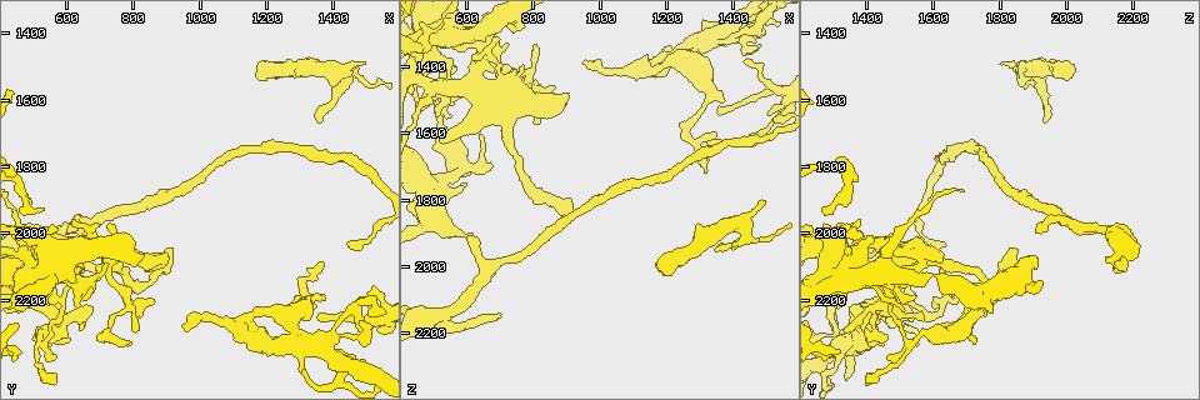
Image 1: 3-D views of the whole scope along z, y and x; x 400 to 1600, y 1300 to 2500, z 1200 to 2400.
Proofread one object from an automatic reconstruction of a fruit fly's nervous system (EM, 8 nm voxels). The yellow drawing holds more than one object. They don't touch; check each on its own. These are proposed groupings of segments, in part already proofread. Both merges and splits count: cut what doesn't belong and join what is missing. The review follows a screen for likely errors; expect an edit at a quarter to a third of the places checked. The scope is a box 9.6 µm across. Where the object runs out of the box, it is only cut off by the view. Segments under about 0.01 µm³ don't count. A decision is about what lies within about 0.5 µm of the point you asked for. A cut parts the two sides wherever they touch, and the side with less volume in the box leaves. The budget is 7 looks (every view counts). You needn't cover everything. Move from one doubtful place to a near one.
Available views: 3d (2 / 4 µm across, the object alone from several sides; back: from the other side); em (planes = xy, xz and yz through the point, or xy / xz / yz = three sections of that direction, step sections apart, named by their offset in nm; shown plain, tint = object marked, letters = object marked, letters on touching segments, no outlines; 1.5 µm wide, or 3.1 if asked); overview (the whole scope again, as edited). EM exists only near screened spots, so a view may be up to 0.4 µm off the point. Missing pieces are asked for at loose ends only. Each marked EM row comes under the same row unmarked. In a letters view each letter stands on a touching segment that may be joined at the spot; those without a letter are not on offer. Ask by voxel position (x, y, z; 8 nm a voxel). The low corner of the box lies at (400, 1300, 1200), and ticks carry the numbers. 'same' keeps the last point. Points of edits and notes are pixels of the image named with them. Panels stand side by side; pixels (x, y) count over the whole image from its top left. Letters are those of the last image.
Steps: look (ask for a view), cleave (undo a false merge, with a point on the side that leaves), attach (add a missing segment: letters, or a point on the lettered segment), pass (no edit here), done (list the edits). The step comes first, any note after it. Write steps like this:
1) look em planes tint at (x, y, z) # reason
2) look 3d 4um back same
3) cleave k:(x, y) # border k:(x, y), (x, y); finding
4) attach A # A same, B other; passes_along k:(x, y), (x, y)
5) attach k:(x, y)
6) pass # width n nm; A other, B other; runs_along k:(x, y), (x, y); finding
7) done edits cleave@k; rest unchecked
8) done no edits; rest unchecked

look em xz step 8 letters at (1540, 2290, 1550) # branch stops here

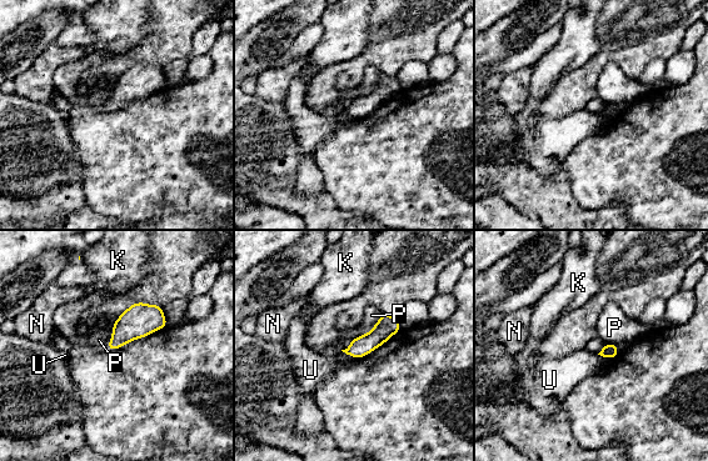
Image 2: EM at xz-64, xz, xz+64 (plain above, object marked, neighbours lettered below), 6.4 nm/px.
pass # width 90 nm; longest_contact P 260 nm; K other, N other, P other, U other; none of them fits

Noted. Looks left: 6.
look 3d 4um at (1310, 2160, 1680) # sharp bend

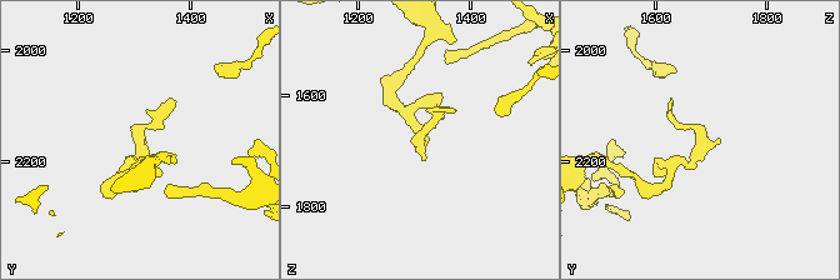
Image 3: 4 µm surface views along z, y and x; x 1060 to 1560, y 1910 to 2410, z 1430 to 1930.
look em xz step 4 tint at (1310, 2170, 1685) # shape alone is not enough

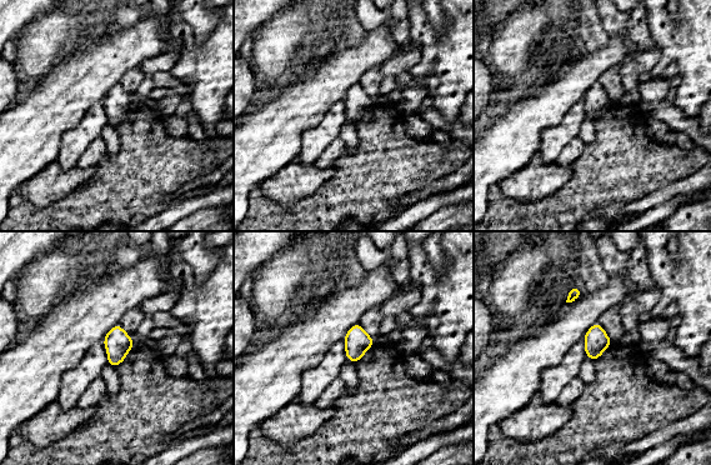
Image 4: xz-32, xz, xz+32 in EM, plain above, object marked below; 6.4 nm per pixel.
look em planes letters same # cut it another way

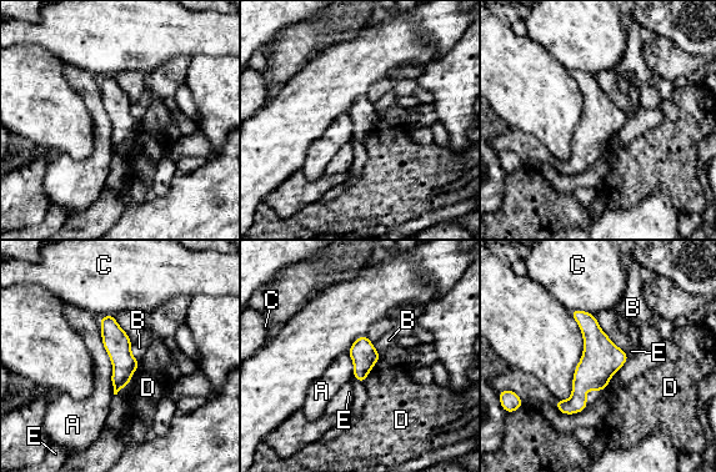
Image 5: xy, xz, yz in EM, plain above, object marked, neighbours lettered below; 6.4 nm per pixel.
pass # width 160 nm; A other, B other, C other, D other, E other; runs_along 5:(109, 317), (119, 347), (116, 387); one neuron here

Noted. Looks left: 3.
look em planes letters at (710, 2110, 2140) # branch stops here

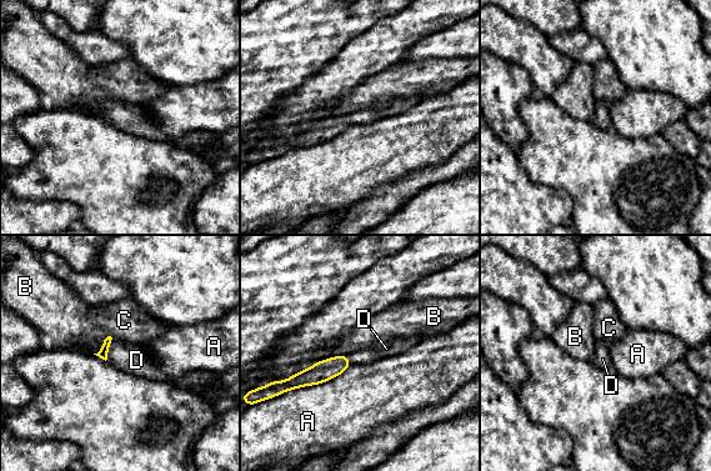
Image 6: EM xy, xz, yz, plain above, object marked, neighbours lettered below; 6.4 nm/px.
attach D # A other, B other, C other, D same; passes_along 6:(105, 346), (109, 350), (136, 360); the neuron continues

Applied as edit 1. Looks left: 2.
done edits attach@6; rest unchecked

